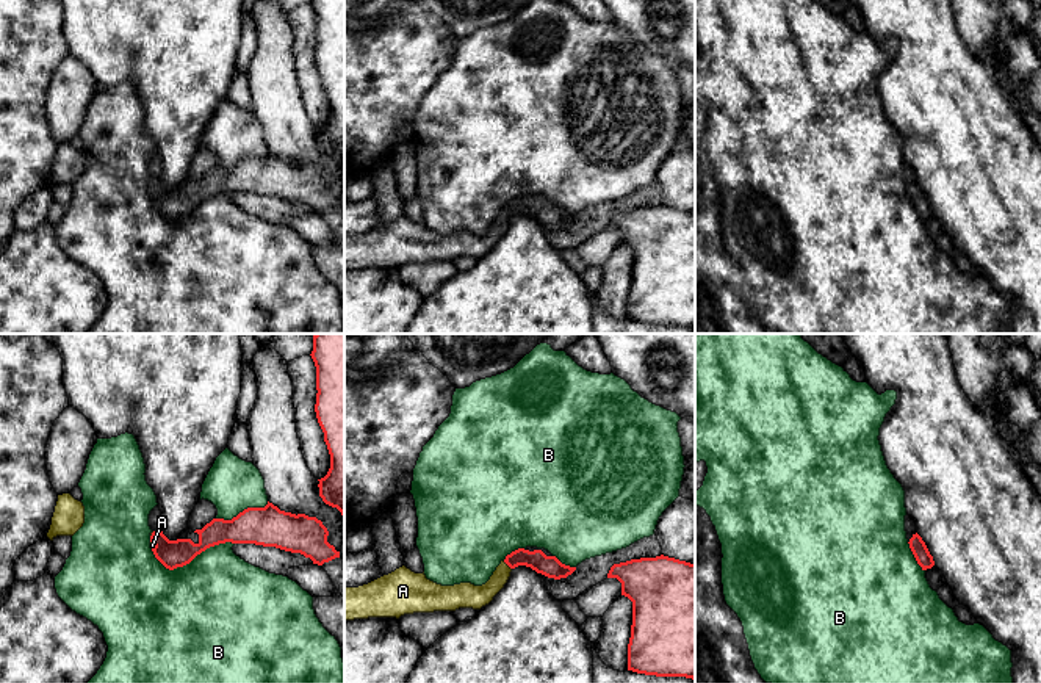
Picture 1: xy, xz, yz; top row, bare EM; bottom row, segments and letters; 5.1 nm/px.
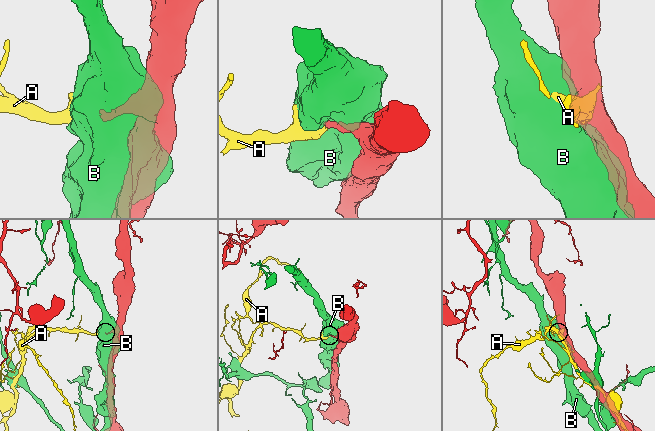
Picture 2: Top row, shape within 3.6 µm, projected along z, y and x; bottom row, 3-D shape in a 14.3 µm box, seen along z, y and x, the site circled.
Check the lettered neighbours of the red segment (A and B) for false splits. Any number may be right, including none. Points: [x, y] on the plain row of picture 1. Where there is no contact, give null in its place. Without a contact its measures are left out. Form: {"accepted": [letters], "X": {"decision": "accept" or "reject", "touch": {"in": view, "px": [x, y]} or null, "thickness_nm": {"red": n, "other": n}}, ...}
{"accepted": ["A"], "A": {"decision": "accept", "touch": {"in": "xz", "px": [507, 213]}, "thickness_nm": {"red": 110, "other": 120}}, "B": {"decision": "reject", "touch": {"in": "xy", "px": [191, 209]}, "thickness_nm": {"red": 140, "other": 480}}}

